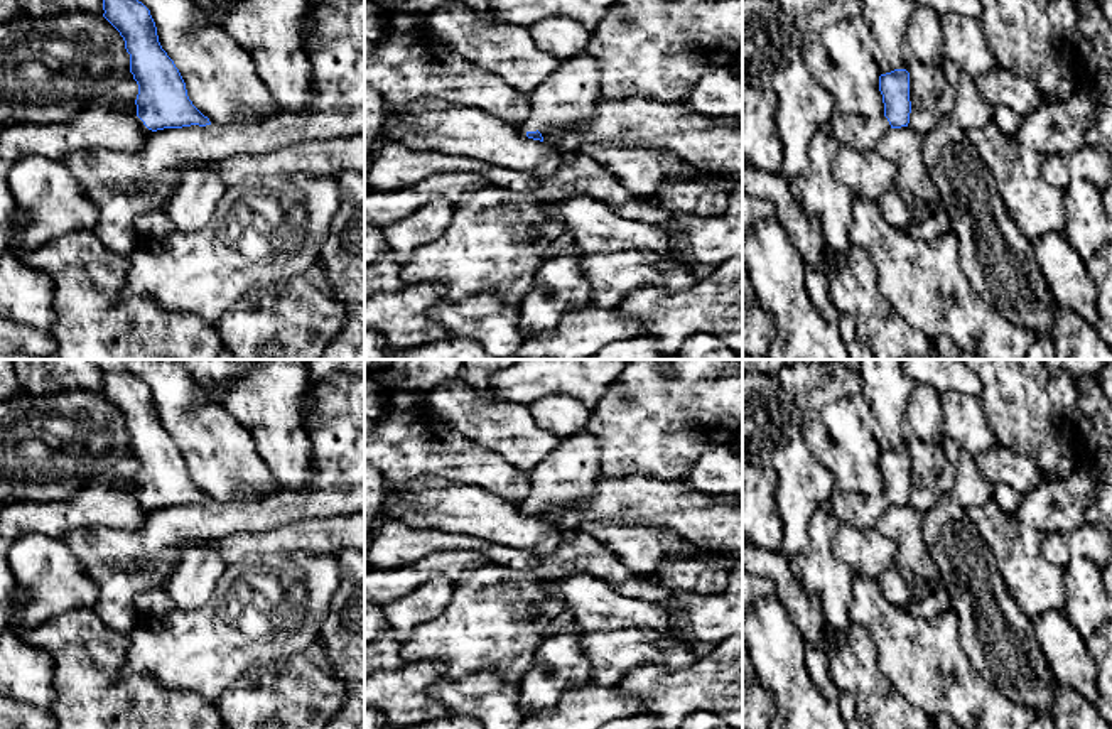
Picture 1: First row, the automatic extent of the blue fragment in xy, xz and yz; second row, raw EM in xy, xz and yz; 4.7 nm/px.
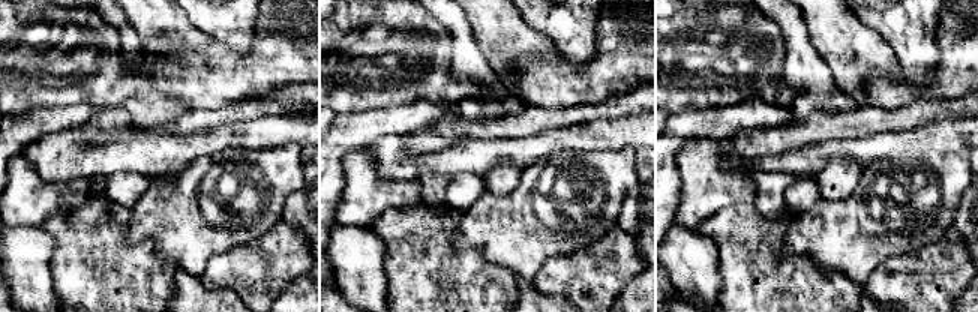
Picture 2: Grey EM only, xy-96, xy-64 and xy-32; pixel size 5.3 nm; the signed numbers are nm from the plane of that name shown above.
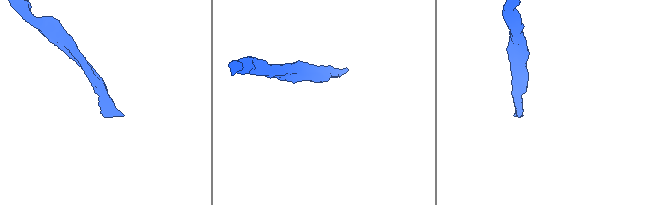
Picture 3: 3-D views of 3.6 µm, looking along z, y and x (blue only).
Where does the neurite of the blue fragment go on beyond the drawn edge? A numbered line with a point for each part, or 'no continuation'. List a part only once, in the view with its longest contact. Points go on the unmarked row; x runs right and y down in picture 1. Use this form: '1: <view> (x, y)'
1: yz (854, 508)

